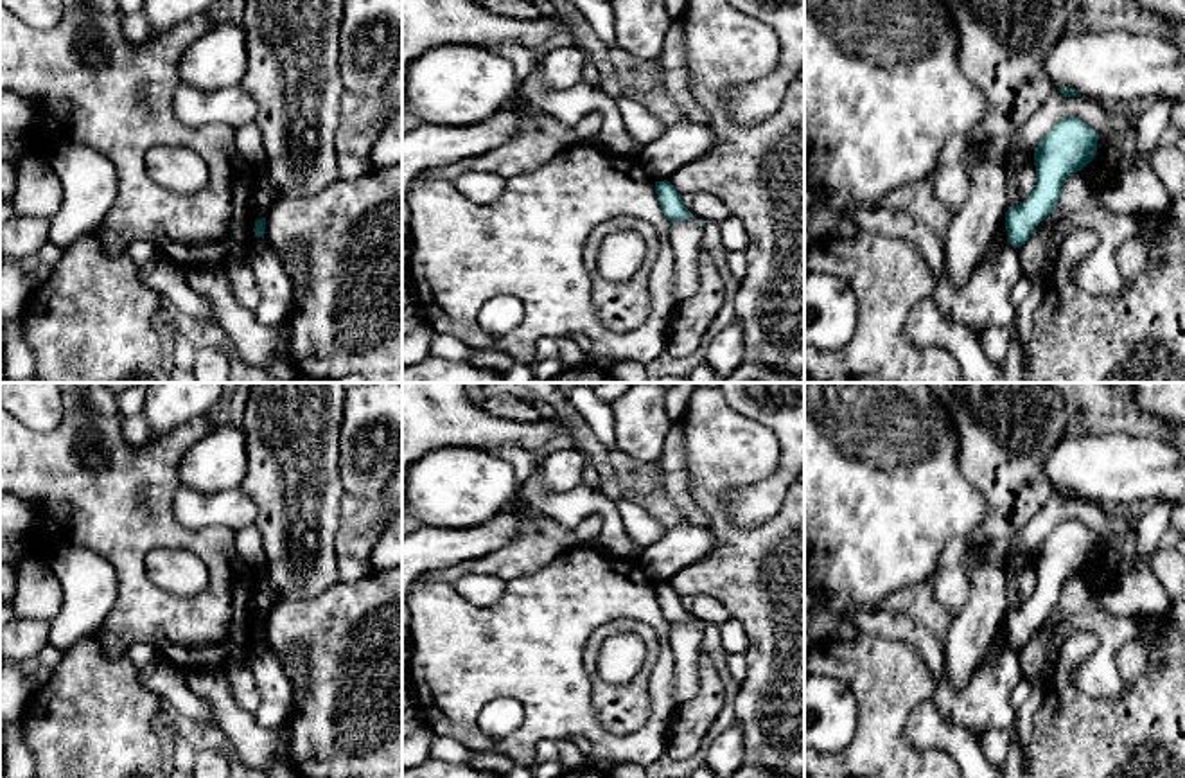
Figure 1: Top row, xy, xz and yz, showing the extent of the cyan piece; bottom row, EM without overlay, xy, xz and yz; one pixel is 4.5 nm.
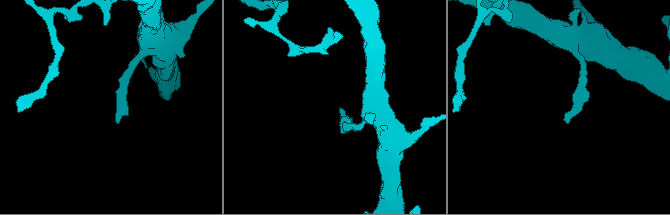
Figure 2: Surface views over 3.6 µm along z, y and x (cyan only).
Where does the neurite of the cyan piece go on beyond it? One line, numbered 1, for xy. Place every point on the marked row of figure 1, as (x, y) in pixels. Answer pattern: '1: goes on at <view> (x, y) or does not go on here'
1: does not go on here

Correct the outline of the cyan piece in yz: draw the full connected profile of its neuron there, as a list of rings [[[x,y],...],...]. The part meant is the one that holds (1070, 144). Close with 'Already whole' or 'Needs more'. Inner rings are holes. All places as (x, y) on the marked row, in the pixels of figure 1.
[[[1059,120],[1034,149],[1036,185],[1031,196],[1005,212],[1007,243],[1025,244],[1032,230],[1056,208],[1068,176],[1097,155],[1099,133],[1083,120]]]. Already whole

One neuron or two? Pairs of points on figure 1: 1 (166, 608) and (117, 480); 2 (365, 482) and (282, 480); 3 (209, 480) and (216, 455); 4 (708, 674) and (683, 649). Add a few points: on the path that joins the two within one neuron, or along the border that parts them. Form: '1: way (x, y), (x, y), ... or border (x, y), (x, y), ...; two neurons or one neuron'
1: way (133, 579), (124, 541), (124, 512); one neuron
2: border (338, 441), (338, 477), (345, 493); two neurons
3: way (209, 475), (216, 460); one neuron
4: border (702, 653), (697, 662), (697, 690), (681, 703); two neurons

